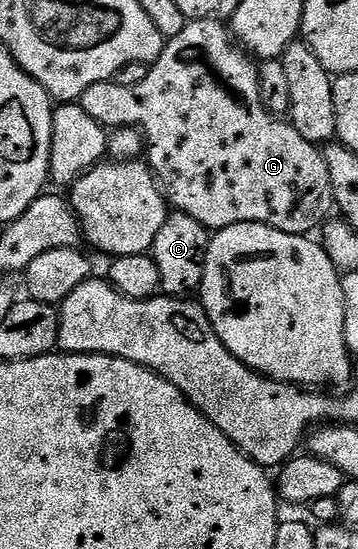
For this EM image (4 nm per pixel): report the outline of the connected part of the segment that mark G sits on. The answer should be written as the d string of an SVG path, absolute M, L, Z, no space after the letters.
M217 19L188 22L182 36L166 40L165 50L159 55L157 61L148 66L148 73L142 82L135 83L135 87L119 87L116 80L95 83L87 87L87 91L83 91L79 104L83 107L83 111L87 111L87 115L91 115L91 119L104 125L106 130L140 129L145 136L147 164L153 170L153 176L156 177L157 184L161 186L166 202L176 212L186 213L191 219L203 223L205 229L216 231L239 223L263 223L267 227L284 233L312 234L312 229L320 230L324 226L327 218L335 209L331 175L327 175L325 154L318 146L303 139L303 135L299 135L299 131L295 131L295 127L288 120L280 121L279 118L269 114L269 109L265 106L264 99L261 98L261 77L257 74L256 67L253 66L254 58L237 44L232 32L226 26L224 29L220 23L222 24Z

